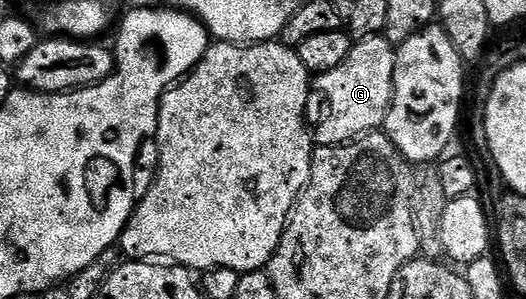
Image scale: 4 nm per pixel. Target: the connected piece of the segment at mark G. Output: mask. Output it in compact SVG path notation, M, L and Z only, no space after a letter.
M385 35L357 38L344 63L333 71L319 73L313 78L312 89L322 96L326 104L326 114L322 122L312 133L315 146L345 145L347 141L356 141L381 130L386 123L386 116L394 94L394 72L398 58L395 46L391 45Z

